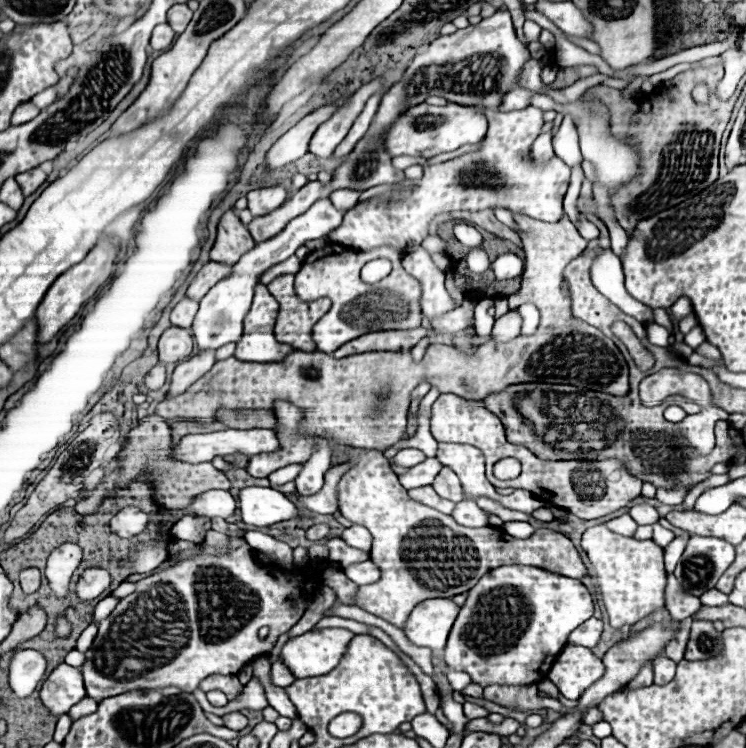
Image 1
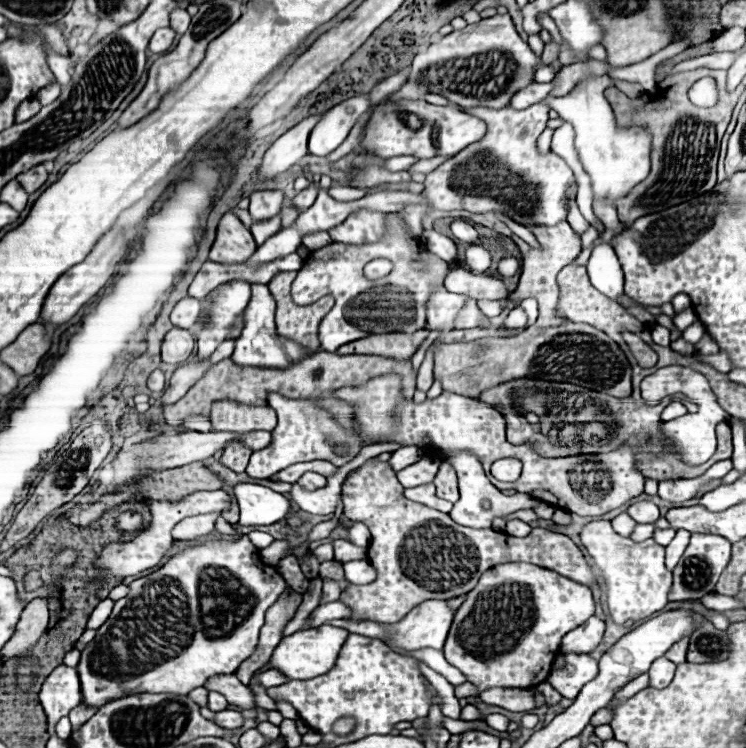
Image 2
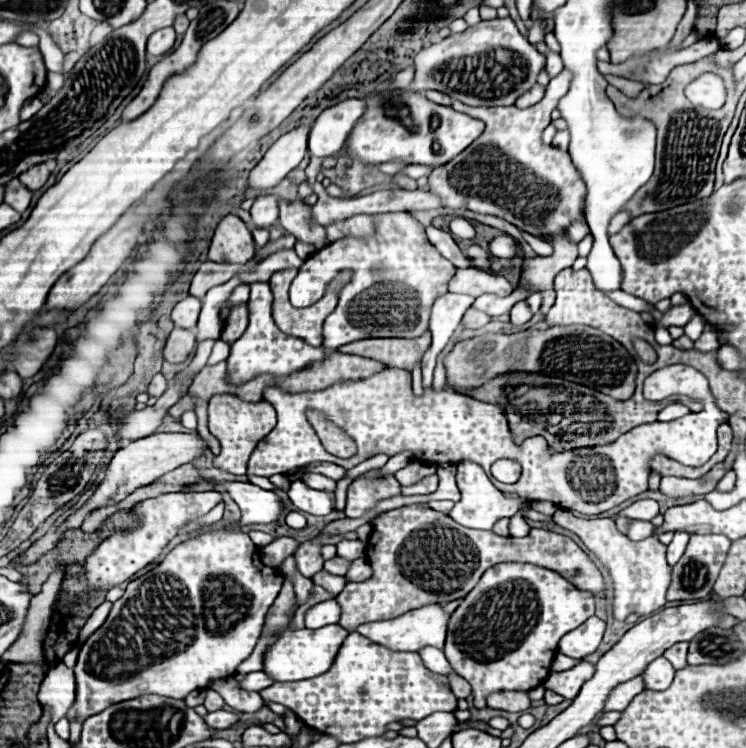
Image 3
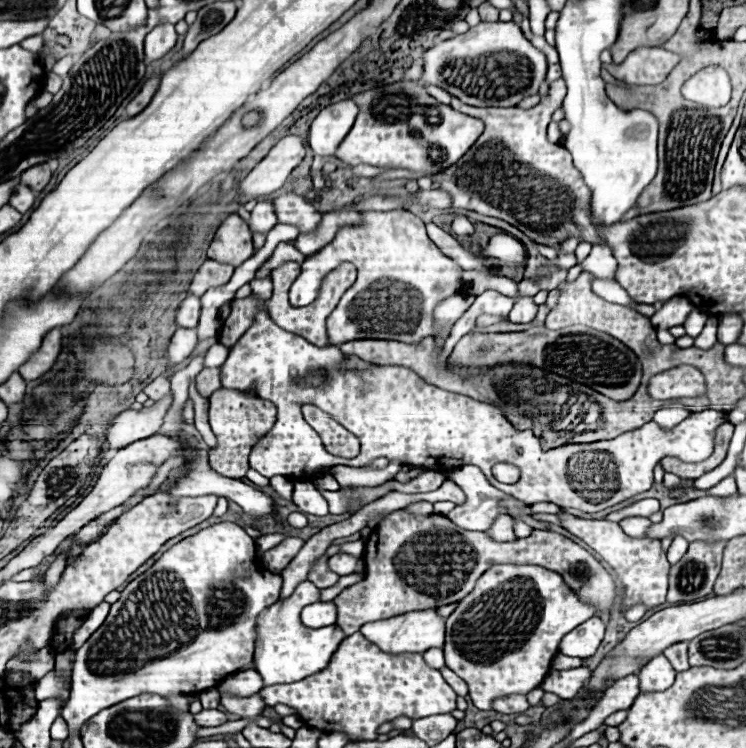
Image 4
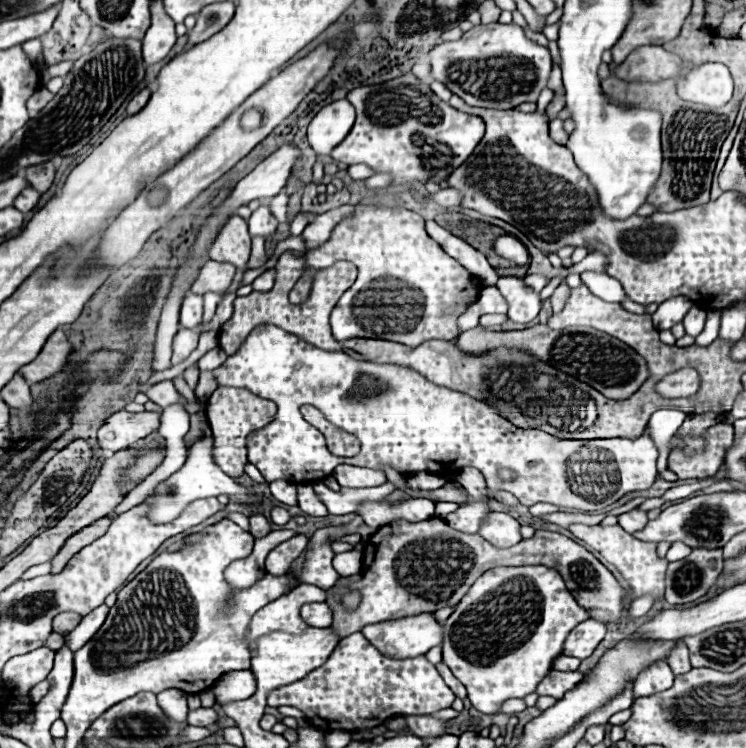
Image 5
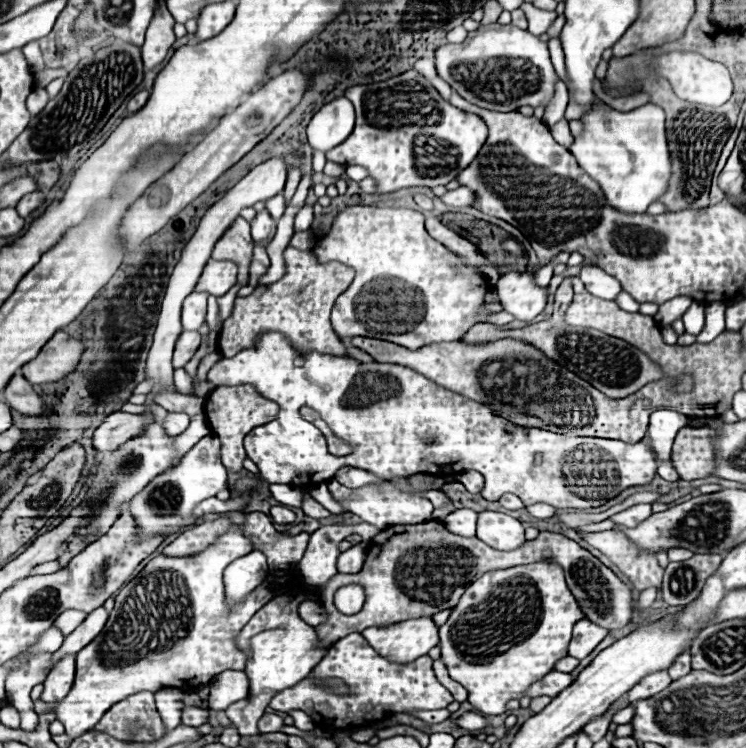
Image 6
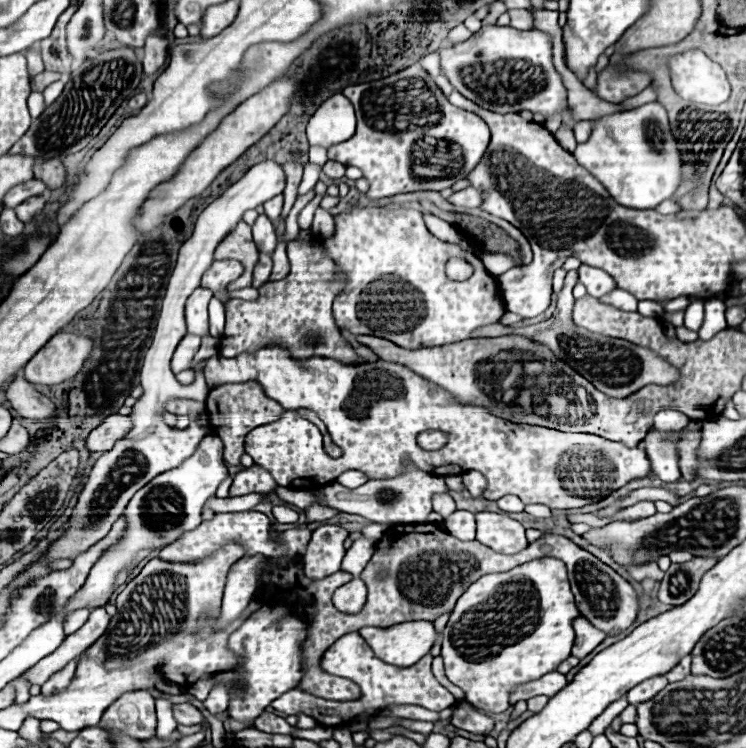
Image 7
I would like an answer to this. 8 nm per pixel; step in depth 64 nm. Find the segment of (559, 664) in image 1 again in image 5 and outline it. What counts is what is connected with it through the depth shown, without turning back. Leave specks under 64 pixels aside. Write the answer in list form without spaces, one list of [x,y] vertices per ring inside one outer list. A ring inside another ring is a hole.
[[[552,670],[536,688],[538,696],[554,696],[560,698],[564,696],[568,690],[572,690],[580,680],[584,678],[584,674],[580,672],[558,672]]]

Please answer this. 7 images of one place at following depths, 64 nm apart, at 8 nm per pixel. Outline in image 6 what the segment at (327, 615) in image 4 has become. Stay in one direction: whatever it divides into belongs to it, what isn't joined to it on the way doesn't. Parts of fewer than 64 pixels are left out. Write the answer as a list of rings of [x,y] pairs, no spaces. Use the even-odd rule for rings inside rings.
[[[306,600],[298,606],[298,614],[300,618],[310,624],[310,626],[316,626],[316,624],[322,624],[322,618],[324,618],[324,608],[318,604],[318,602],[312,602],[312,600]]]

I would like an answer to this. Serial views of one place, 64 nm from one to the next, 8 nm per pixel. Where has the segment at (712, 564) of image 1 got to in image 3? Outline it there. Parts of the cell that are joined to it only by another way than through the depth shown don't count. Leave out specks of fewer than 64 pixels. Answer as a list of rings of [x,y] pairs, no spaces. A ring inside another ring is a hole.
[[[710,534],[710,536],[690,536],[688,548],[682,556],[682,560],[672,568],[672,584],[668,588],[668,602],[676,600],[698,600],[706,598],[712,592],[712,586],[718,578],[718,572],[724,564],[726,552],[730,548],[730,540],[720,534]]]

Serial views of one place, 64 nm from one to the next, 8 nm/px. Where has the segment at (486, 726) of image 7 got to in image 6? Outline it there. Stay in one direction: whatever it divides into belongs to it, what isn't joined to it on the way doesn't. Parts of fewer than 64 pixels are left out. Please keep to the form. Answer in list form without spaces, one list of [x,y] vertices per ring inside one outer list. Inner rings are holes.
[[[464,712],[464,714],[456,720],[456,724],[458,724],[460,728],[464,728],[464,730],[470,730],[470,732],[484,730],[484,728],[488,726],[486,718],[484,718],[482,714],[478,714],[478,712]]]

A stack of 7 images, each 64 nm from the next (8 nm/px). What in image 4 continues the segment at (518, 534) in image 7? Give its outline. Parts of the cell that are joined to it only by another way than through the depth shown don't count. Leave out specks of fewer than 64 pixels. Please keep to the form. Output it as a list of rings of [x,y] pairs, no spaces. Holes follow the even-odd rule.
[[[502,514],[498,516],[492,526],[486,530],[486,534],[492,538],[492,540],[498,540],[498,542],[514,542],[518,536],[514,534],[514,518],[508,516],[508,514]]]

